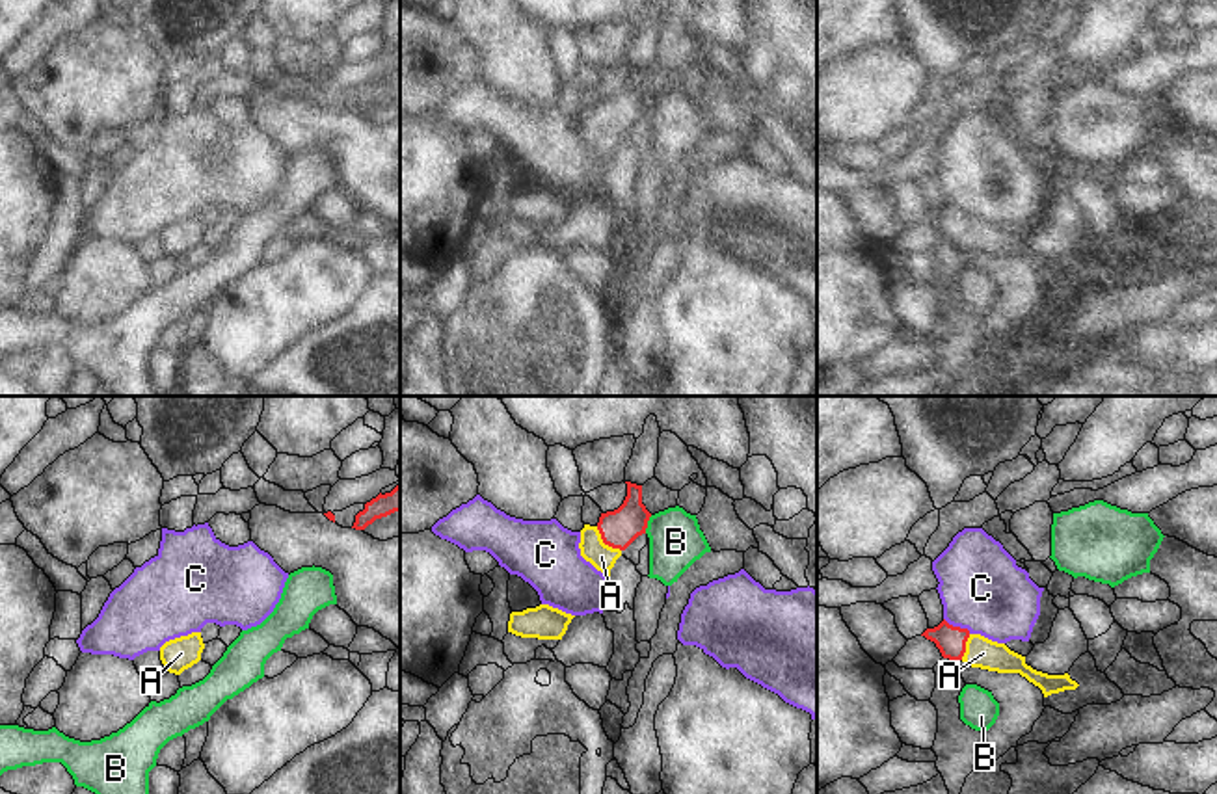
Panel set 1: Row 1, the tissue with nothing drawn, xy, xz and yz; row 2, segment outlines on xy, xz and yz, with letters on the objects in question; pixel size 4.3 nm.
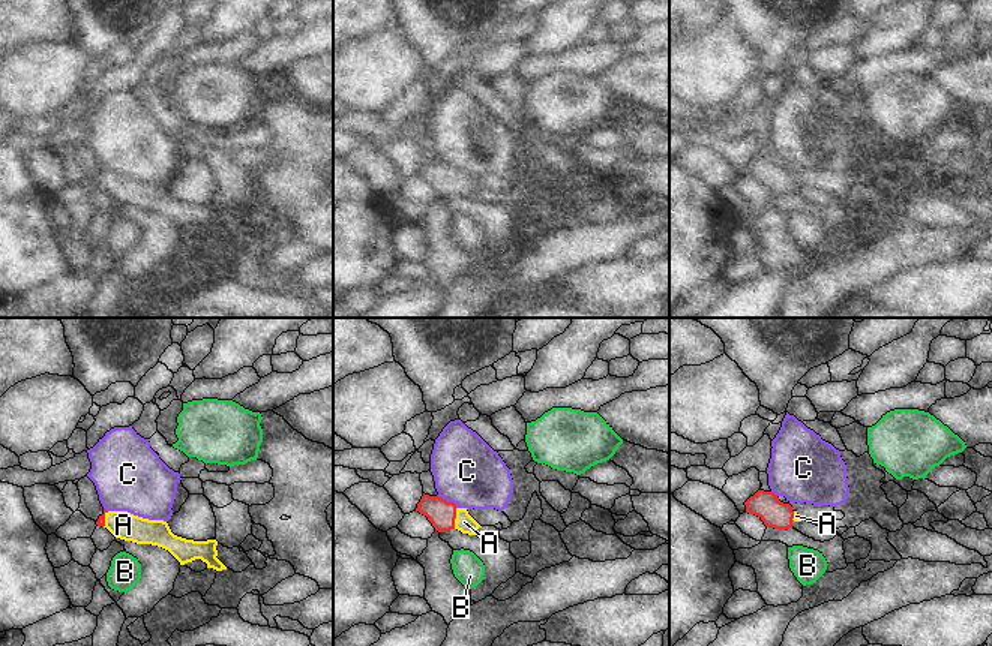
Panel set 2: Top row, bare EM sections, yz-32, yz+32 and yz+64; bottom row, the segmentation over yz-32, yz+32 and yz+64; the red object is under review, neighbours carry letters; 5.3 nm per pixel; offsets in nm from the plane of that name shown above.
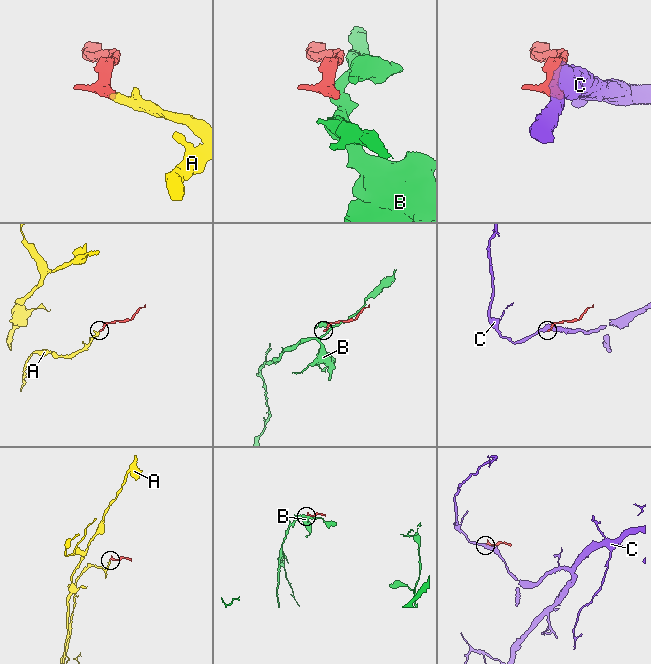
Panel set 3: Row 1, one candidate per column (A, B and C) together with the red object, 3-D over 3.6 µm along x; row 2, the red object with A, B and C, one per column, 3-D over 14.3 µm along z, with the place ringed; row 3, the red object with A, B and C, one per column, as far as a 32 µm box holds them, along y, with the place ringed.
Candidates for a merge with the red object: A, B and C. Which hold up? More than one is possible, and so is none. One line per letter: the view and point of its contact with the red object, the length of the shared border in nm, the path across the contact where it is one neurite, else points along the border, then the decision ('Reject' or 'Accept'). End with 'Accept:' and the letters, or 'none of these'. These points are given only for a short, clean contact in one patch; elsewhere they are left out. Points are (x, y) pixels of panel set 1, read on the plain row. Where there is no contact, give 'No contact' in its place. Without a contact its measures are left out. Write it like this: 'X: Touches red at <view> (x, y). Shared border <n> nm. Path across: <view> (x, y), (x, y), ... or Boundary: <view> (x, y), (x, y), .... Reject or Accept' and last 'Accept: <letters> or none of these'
A: Touches red at xz (605, 127). Shared border 160 nm. Path across: xz (618, 112), (605, 127), (601, 140). Accept
B: Touches red at xz (646, 108). Shared border 90 nm. Boundary: xz (652, 99), (644, 116). Reject
C: Touches red at yz (957, 211). Shared border 140 nm. Boundary: yz (944, 201), (970, 216). Reject
Accept: A.

